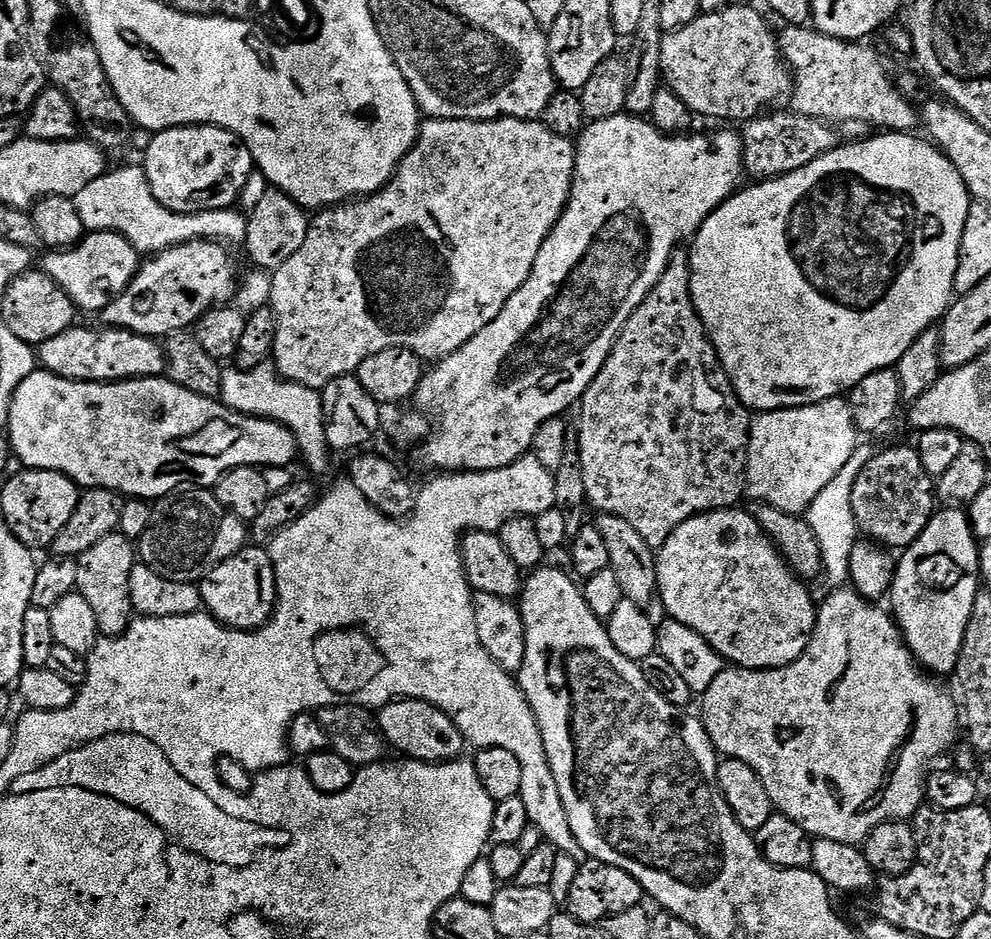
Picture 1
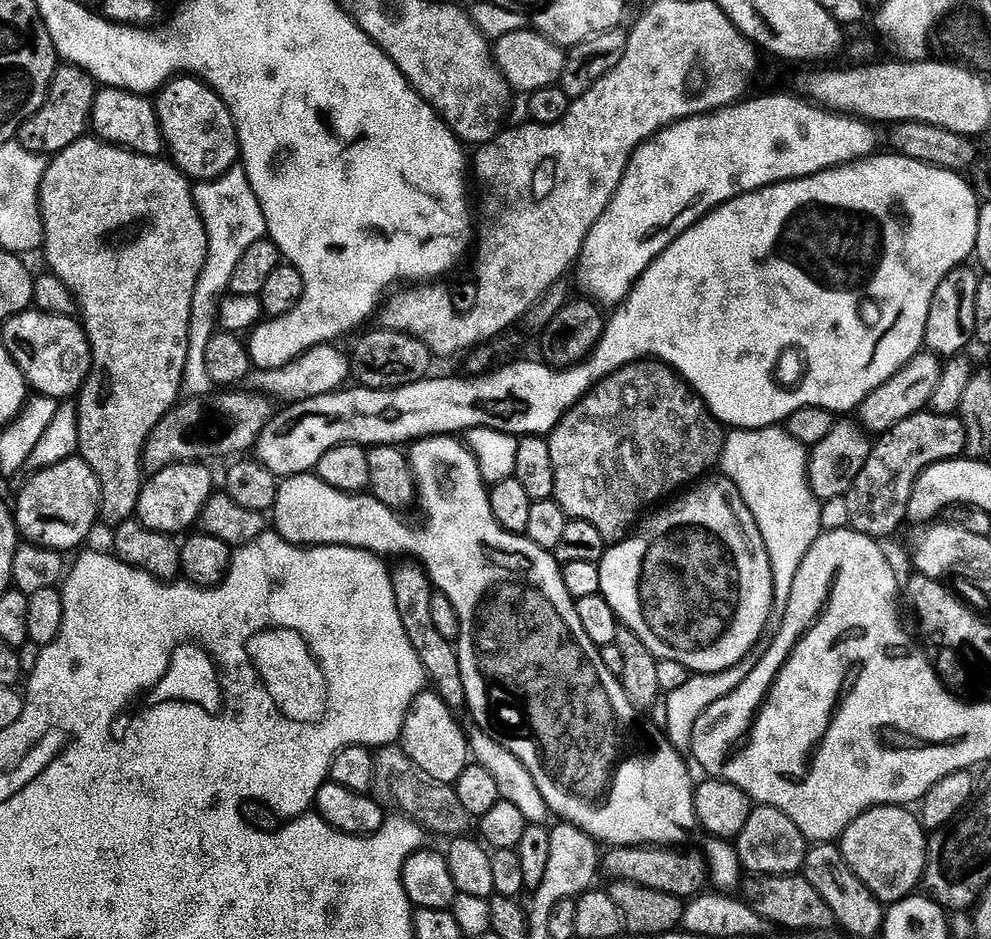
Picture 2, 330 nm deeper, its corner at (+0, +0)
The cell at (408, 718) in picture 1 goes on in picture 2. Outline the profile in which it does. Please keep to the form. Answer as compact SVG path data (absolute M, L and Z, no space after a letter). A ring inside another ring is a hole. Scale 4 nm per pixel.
M426 690L421 693L420 697L418 697L415 703L414 711L411 720L409 721L408 731L406 734L406 740L408 736L409 756L407 759L411 761L411 763L417 764L422 770L426 770L426 774L430 774L430 778L438 778L438 782L442 782L443 784L455 785L457 782L464 780L466 773L468 772L466 771L468 768L468 763L470 763L471 760L474 760L474 748L471 748L471 746L468 745L468 736L466 733L464 733L463 726L456 721L456 718L458 718L457 713L453 711L453 709L445 702L443 697L440 696L440 693L438 693L436 690Z

